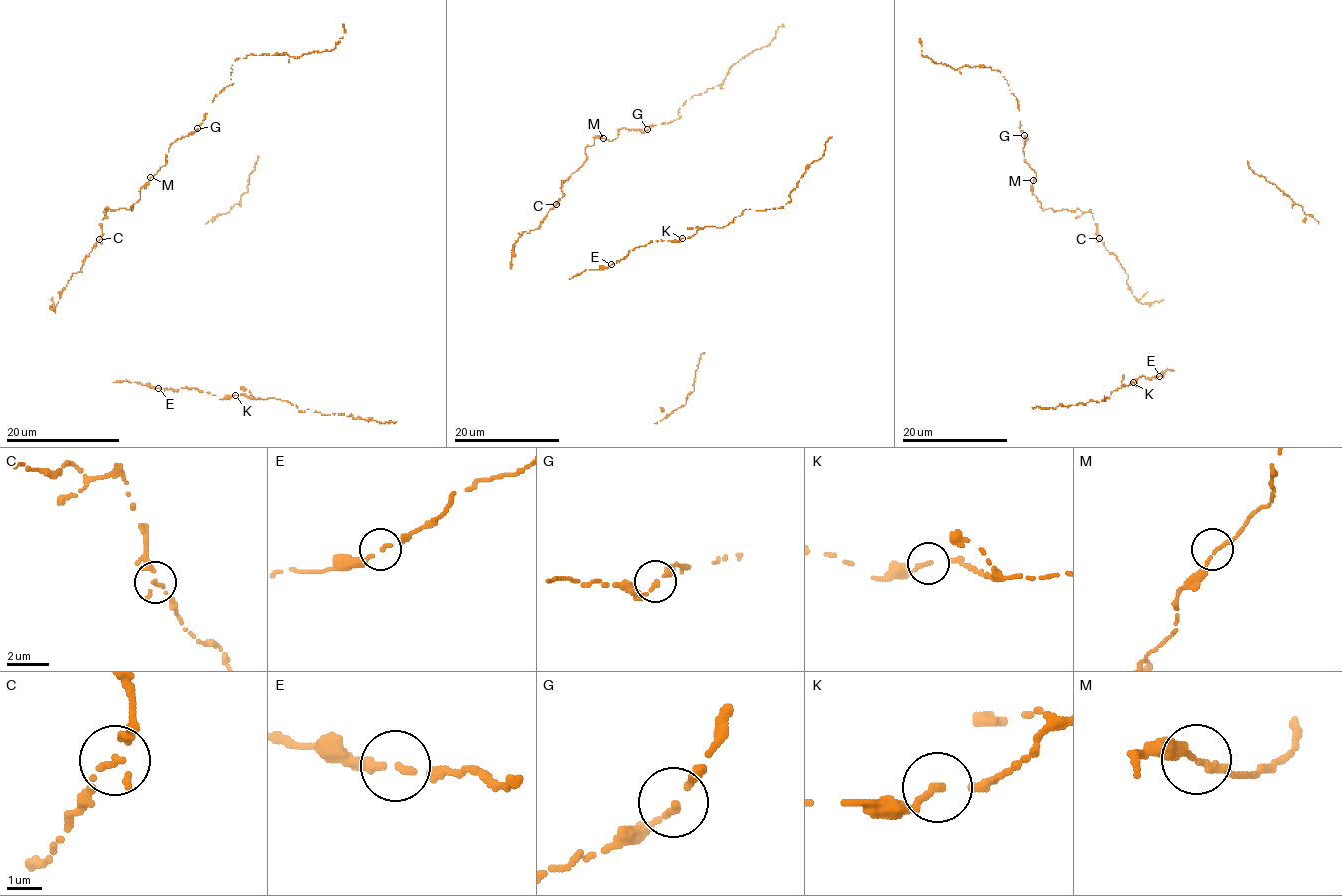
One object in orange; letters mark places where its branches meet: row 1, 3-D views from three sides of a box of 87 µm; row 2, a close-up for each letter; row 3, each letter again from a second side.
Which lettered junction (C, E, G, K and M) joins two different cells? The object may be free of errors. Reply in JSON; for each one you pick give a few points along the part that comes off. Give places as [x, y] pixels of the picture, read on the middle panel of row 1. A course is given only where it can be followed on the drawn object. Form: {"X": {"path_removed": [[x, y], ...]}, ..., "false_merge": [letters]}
{"false_merge": []}

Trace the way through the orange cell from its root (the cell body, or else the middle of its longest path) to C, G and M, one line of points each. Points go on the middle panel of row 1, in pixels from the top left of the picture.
C: (535, 229), (556, 204)
G: (535, 229), (562, 197), (560, 187), (583, 163), (594, 137), (612, 141), (618, 129), (647, 129)
M: (535, 229), (562, 197), (560, 187), (562, 183), (586, 159), (585, 147), (594, 143), (594, 137), (603, 138)

